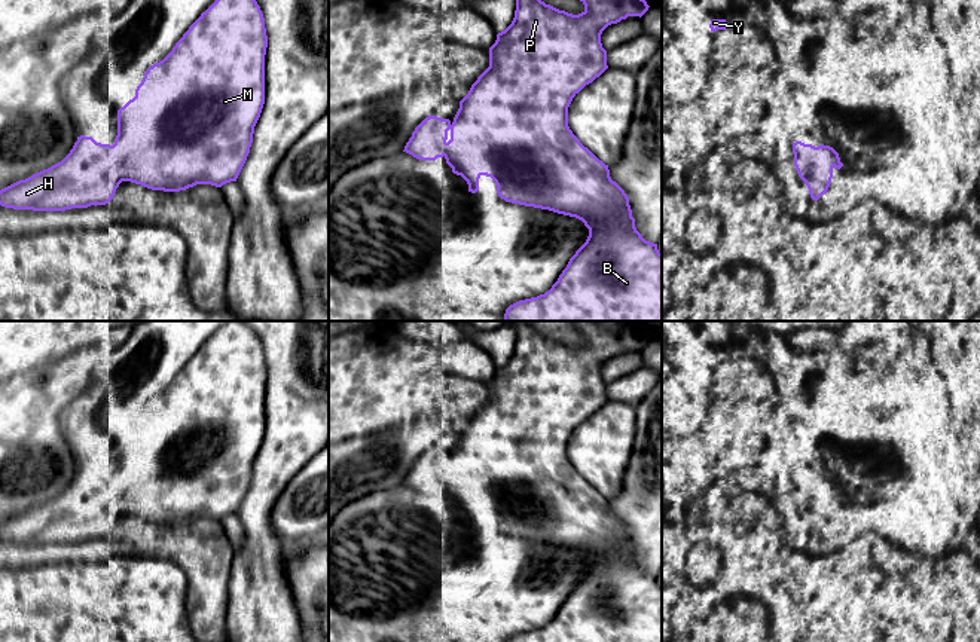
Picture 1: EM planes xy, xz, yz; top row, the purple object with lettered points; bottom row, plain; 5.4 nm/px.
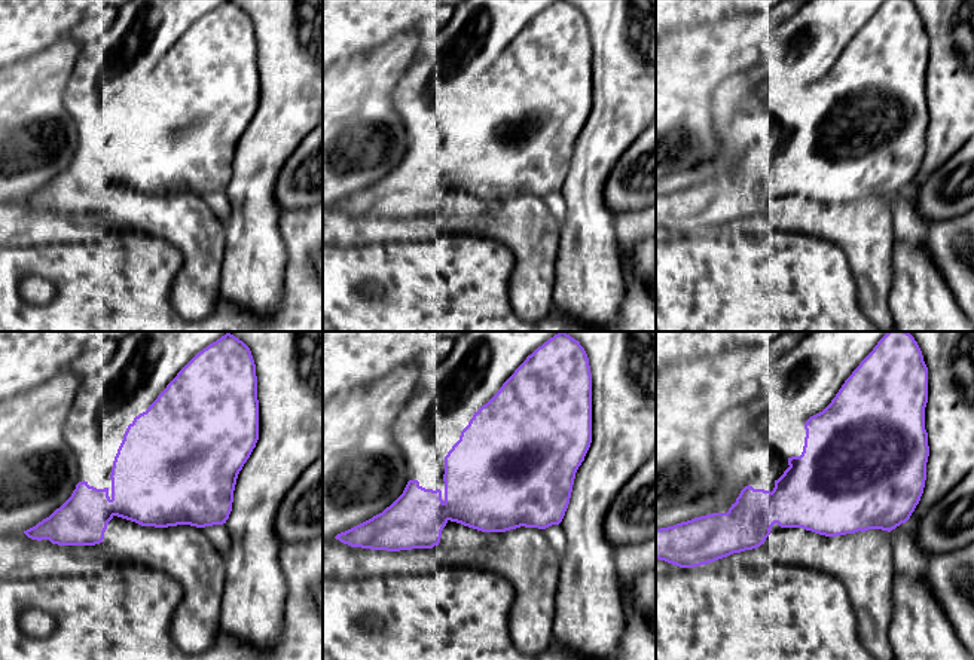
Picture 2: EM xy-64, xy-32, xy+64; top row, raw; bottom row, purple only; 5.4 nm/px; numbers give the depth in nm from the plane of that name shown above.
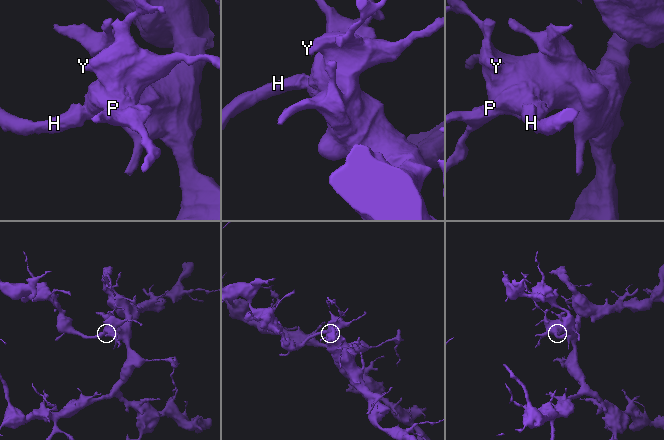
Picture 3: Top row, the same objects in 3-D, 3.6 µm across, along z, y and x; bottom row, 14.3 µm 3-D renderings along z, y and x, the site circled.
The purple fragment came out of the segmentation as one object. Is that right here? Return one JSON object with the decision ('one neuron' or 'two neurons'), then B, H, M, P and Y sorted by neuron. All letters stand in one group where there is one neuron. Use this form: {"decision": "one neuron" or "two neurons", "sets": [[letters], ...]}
{"decision": "one neuron", "sets": [["B", "H", "M", "P", "Y"]]}

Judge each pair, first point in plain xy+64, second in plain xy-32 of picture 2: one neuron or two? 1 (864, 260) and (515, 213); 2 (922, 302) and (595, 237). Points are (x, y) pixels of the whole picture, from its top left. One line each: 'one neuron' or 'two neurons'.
1: one neuron
2: one neuron

